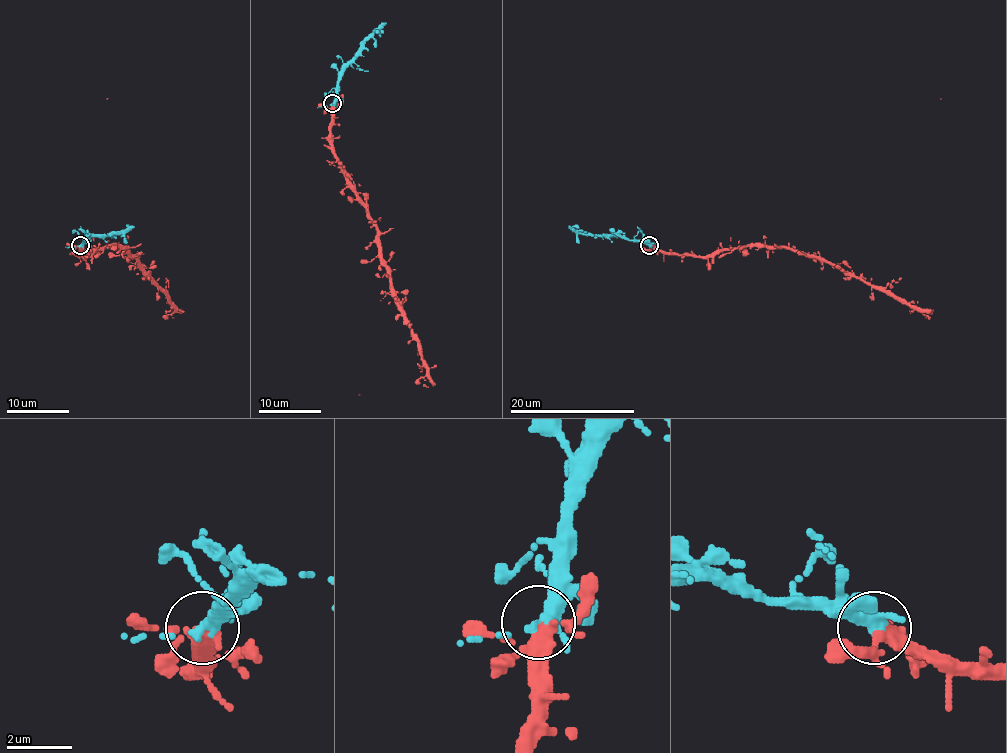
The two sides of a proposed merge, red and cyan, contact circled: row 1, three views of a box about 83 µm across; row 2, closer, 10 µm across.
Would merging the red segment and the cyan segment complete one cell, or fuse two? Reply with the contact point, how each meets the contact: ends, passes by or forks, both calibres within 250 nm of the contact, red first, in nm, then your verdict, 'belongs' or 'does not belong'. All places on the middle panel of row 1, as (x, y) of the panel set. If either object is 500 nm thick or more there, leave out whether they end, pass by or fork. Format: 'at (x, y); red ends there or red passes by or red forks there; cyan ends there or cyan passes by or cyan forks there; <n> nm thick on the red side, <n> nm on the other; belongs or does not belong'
at (332, 103); red forks there; cyan passes by; 280 nm thick on the red side, 360 nm on the other; belongs

